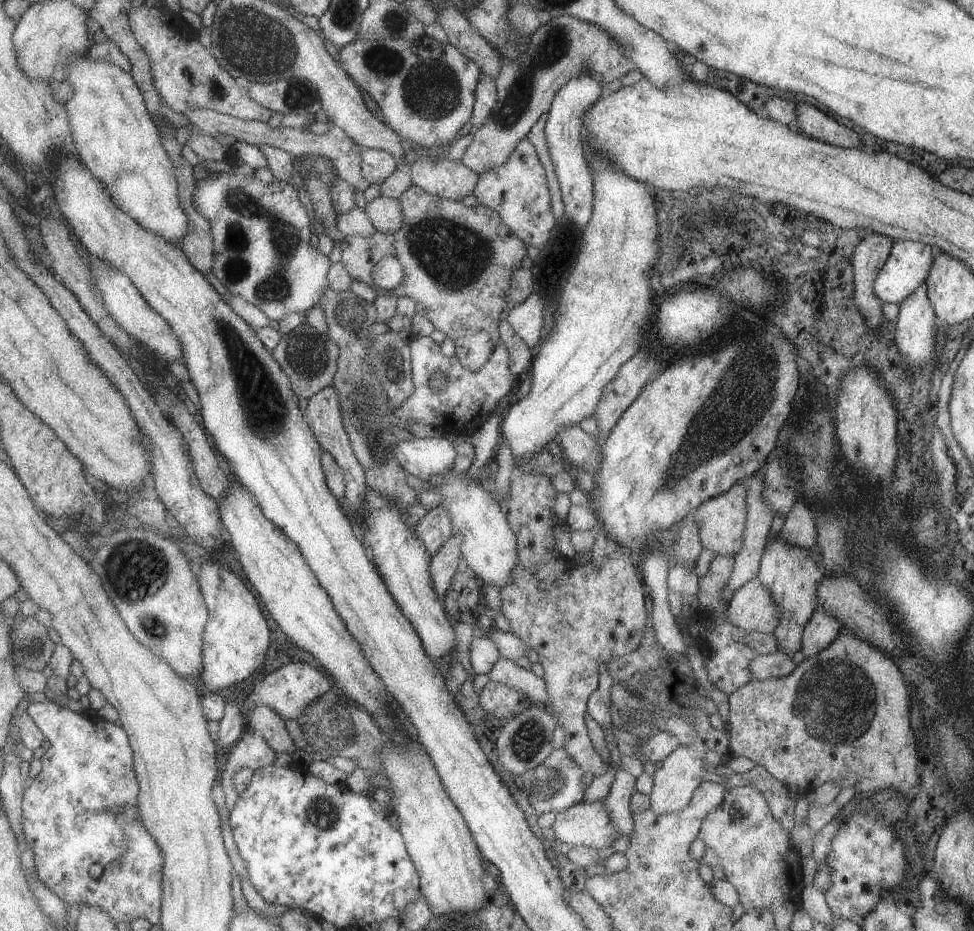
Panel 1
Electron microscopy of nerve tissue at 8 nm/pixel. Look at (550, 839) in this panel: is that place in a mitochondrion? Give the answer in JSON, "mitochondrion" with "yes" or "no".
{"mitochondrion":"no"}

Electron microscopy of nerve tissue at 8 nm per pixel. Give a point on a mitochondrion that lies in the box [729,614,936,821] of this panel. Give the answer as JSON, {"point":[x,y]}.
{"point":[834,699]}

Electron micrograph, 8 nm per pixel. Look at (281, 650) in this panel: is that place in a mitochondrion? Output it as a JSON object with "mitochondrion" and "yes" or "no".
{"mitochondrion":"no"}

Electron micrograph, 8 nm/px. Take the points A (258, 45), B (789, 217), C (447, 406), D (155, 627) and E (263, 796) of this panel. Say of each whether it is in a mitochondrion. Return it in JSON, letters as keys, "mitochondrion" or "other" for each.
{"A":"mitochondrion","B":"other","C":"other","D":"mitochondrion","E":"other"}

